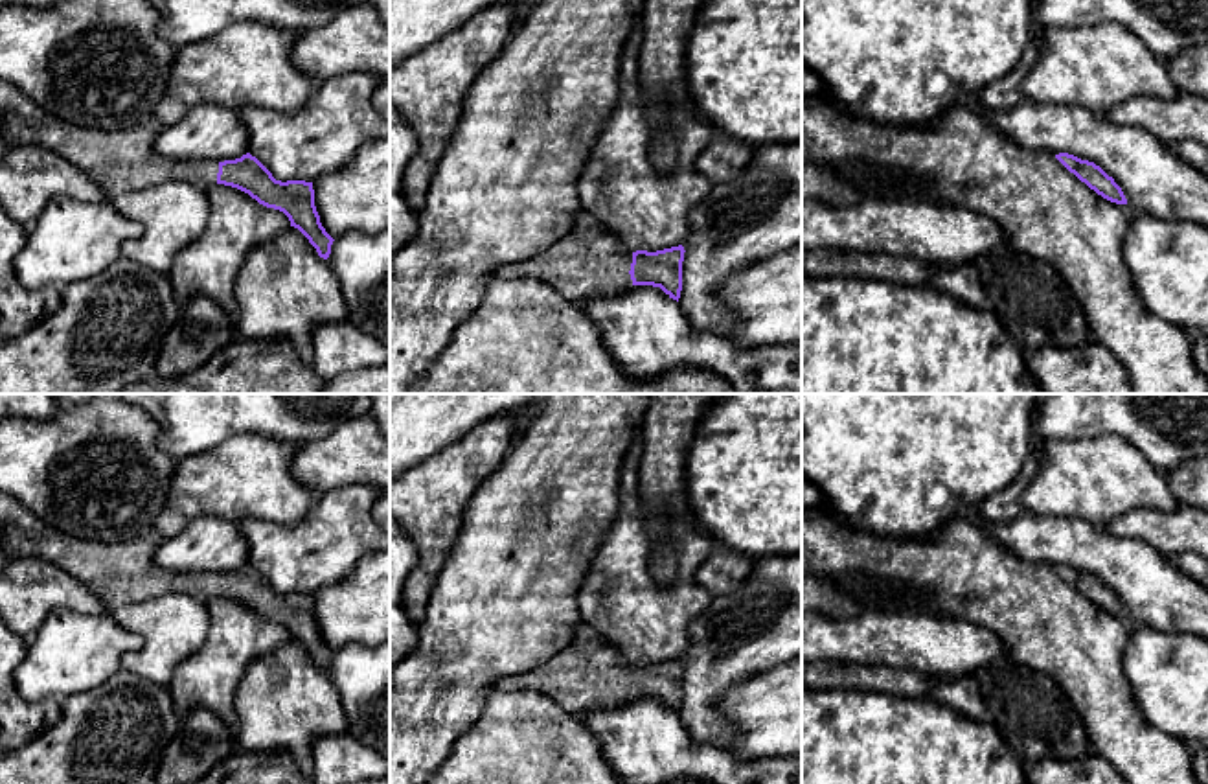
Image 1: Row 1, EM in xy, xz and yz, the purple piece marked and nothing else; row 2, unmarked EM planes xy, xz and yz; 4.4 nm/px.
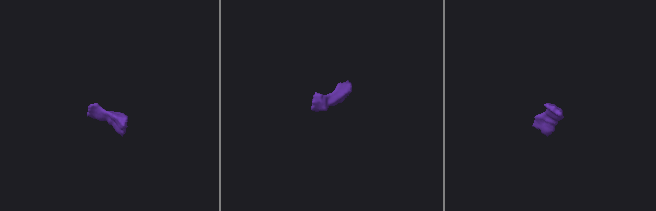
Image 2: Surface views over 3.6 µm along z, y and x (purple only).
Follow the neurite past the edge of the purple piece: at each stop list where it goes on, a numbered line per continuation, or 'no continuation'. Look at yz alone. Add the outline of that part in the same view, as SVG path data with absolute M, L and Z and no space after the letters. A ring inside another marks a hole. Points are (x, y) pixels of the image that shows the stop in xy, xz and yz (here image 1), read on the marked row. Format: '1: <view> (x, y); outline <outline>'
no continuation

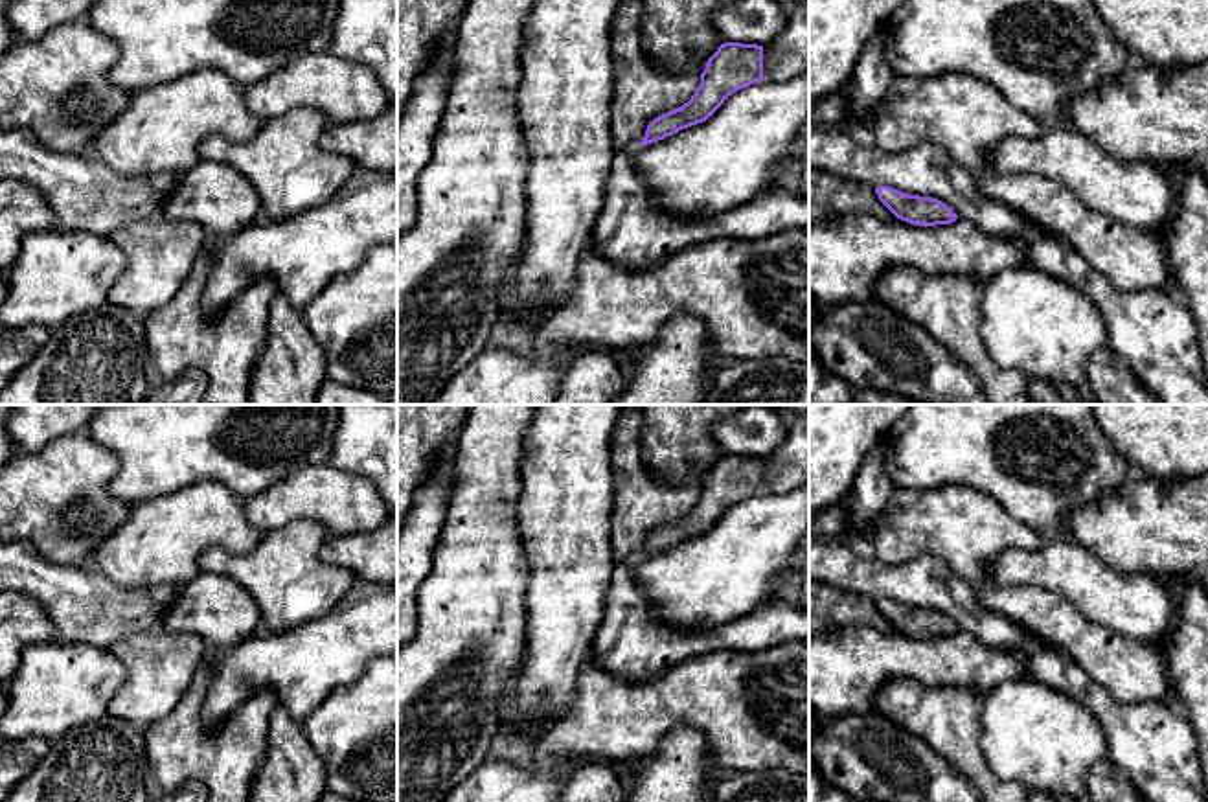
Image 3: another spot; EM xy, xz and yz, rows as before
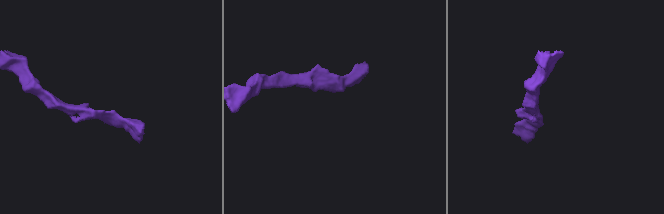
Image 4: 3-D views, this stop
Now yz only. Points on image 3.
no continuation

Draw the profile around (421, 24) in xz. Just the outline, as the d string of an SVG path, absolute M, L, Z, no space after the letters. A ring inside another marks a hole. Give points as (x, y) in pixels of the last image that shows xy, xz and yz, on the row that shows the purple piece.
M397 0L397 114L414 90L416 75L454 33L467 0Z

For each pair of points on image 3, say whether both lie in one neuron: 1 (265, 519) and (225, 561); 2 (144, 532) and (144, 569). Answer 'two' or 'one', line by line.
1: two
2: one

